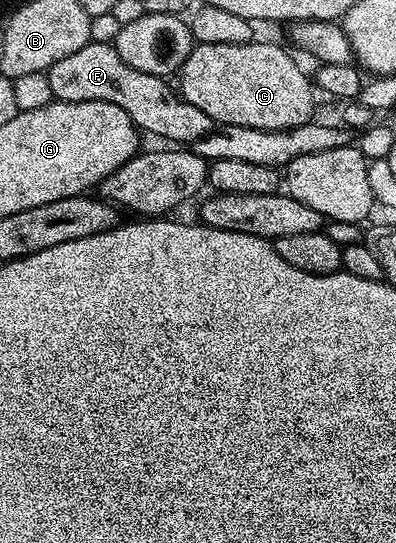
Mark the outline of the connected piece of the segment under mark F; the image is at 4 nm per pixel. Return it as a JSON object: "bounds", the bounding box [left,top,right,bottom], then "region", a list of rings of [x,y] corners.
{"bounds":[46,41,214,143],"region":[[[92,41],[86,47],[74,51],[74,55],[66,55],[66,59],[58,59],[46,70],[50,81],[50,91],[58,101],[105,101],[114,103],[114,107],[122,107],[126,115],[130,115],[136,128],[145,134],[153,133],[156,137],[165,137],[168,143],[193,143],[202,139],[214,128],[214,122],[208,118],[206,111],[194,107],[194,103],[185,101],[175,88],[168,86],[169,82],[163,77],[146,75],[146,71],[134,71],[130,63],[126,63],[118,55],[112,45],[103,45],[101,41]]]}

